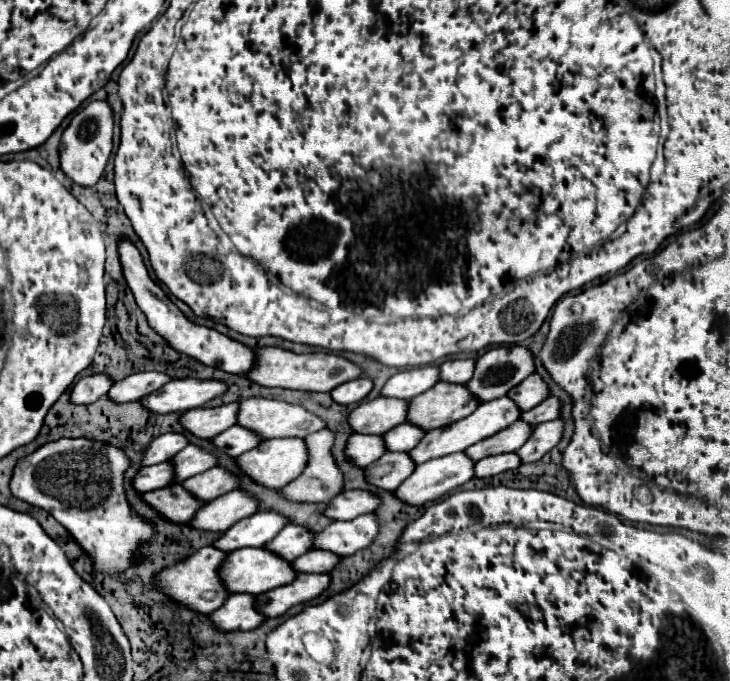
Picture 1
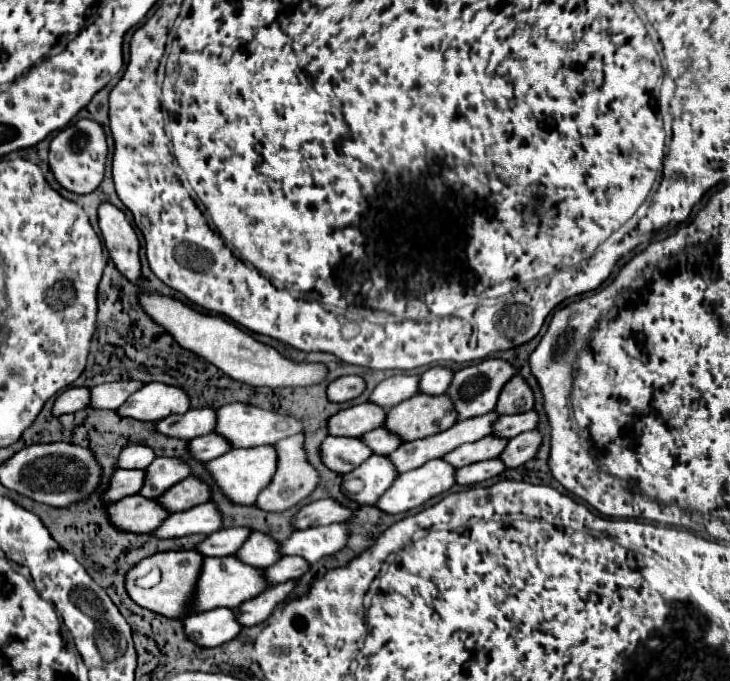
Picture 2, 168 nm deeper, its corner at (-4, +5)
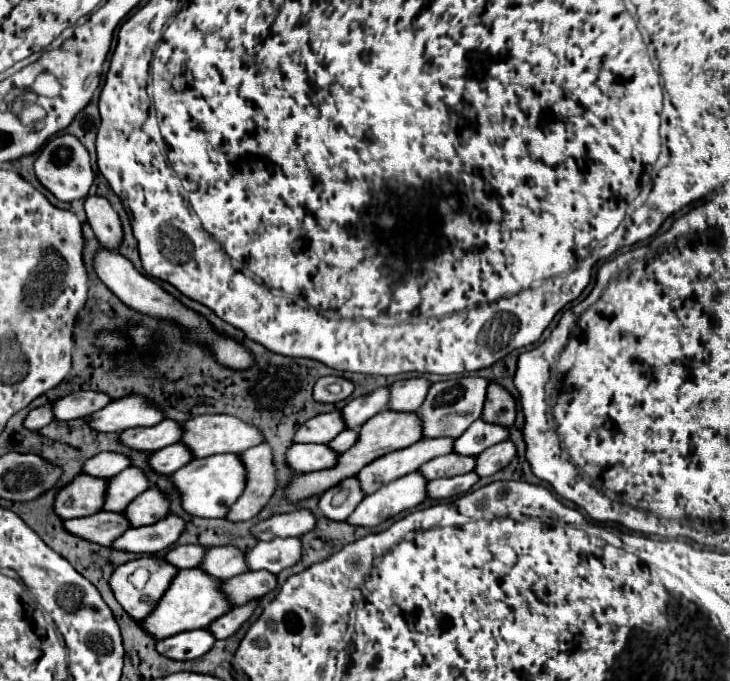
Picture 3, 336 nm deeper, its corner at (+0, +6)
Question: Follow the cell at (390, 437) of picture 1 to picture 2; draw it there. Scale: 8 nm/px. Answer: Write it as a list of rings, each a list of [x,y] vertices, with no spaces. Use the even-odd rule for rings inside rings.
[[[378,427],[374,431],[368,431],[368,435],[362,435],[362,439],[376,455],[390,455],[392,451],[396,451],[404,443],[398,433],[386,429],[386,427]]]

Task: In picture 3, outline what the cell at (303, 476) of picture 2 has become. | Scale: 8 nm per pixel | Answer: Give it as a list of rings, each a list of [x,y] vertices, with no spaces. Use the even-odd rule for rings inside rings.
[[[268,444],[244,450],[240,460],[246,468],[246,488],[226,514],[226,520],[230,522],[254,518],[276,490],[276,468],[272,464],[272,450]]]

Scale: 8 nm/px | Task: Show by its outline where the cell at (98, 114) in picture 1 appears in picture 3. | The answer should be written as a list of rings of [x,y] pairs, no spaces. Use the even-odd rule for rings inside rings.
[[[70,134],[54,136],[44,144],[40,150],[36,162],[34,162],[34,172],[40,184],[50,190],[60,202],[72,202],[88,196],[88,190],[94,182],[94,172],[90,166],[90,156],[88,150],[82,146],[82,142]]]

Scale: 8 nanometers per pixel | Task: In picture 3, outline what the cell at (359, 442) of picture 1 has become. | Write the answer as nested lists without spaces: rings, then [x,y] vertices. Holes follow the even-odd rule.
[[[292,444],[292,448],[286,452],[286,466],[294,472],[314,472],[322,470],[326,466],[334,466],[336,452],[330,452],[326,446],[316,444]]]

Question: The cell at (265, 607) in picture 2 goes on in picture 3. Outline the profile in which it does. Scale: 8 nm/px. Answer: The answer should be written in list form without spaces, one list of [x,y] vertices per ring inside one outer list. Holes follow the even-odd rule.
[[[248,602],[248,606],[240,606],[240,608],[232,608],[226,614],[222,614],[220,618],[216,618],[216,622],[212,622],[212,626],[208,626],[210,634],[216,640],[224,640],[228,636],[232,636],[256,610],[258,602]]]

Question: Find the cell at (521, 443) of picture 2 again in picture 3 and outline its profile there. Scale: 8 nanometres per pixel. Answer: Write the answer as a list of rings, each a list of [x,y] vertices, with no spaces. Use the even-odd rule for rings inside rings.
[[[504,440],[504,442],[498,442],[490,448],[486,448],[482,454],[478,454],[478,460],[476,460],[476,466],[474,466],[474,472],[482,478],[482,476],[490,476],[494,472],[498,472],[500,468],[504,468],[516,454],[516,448],[510,440]]]

